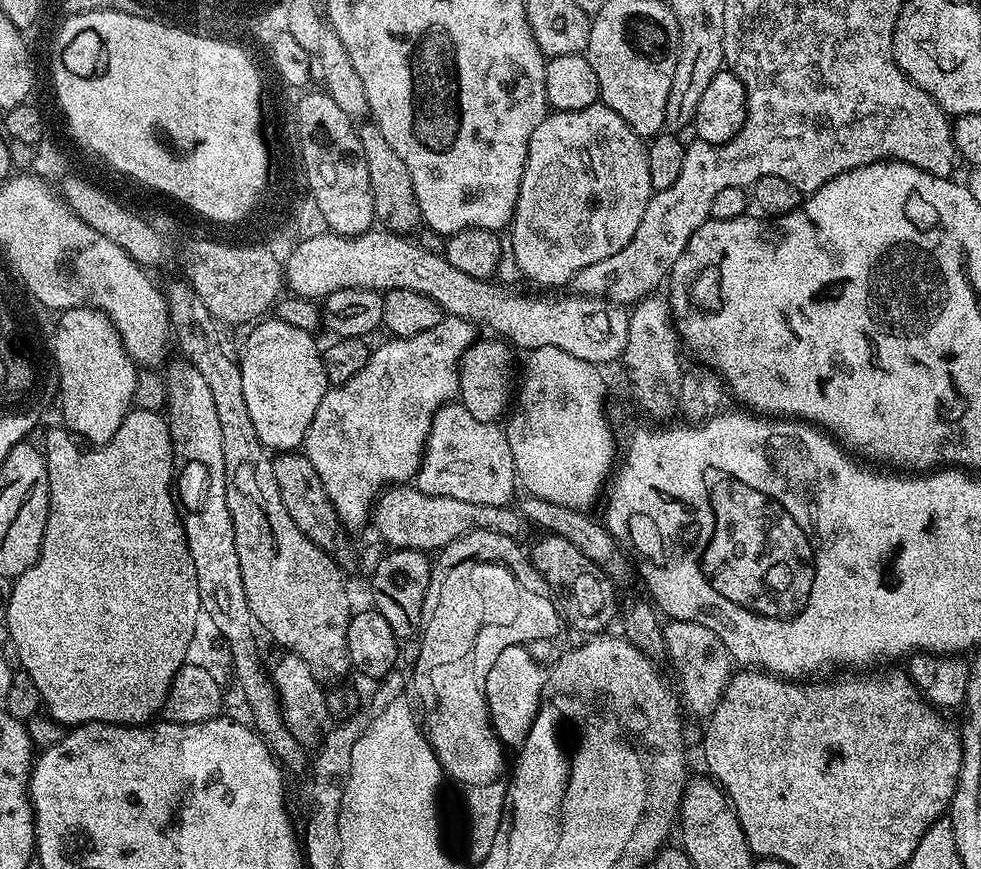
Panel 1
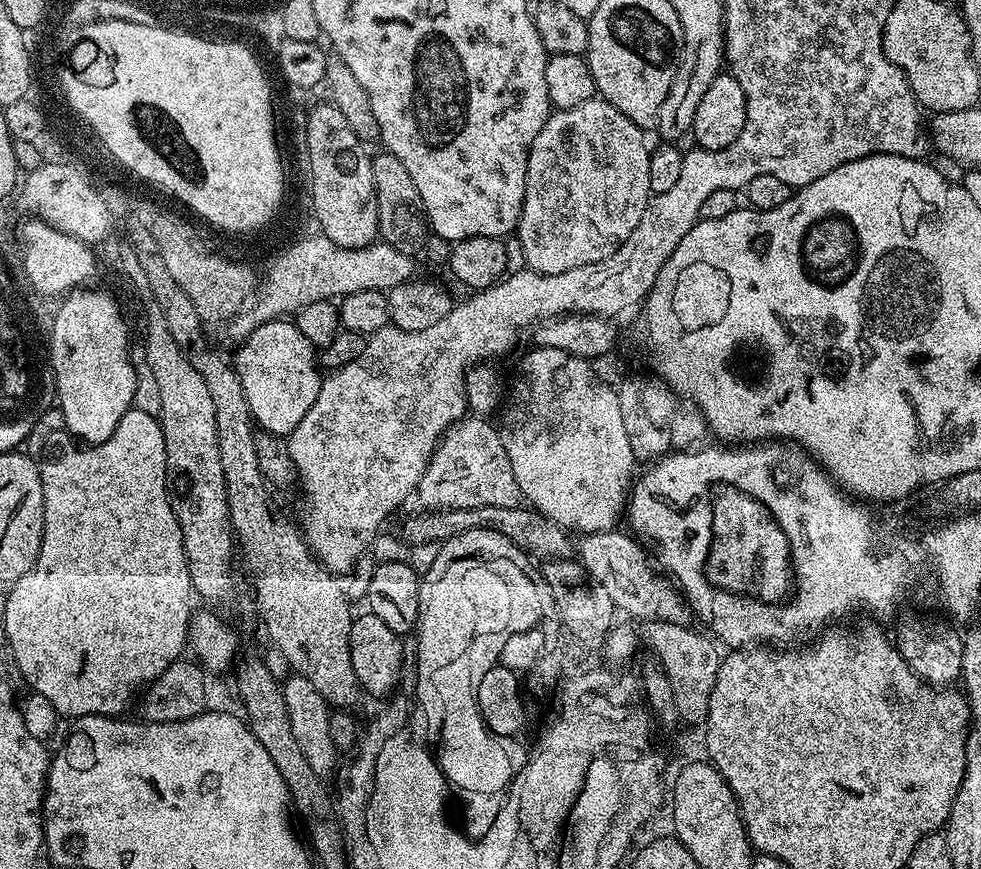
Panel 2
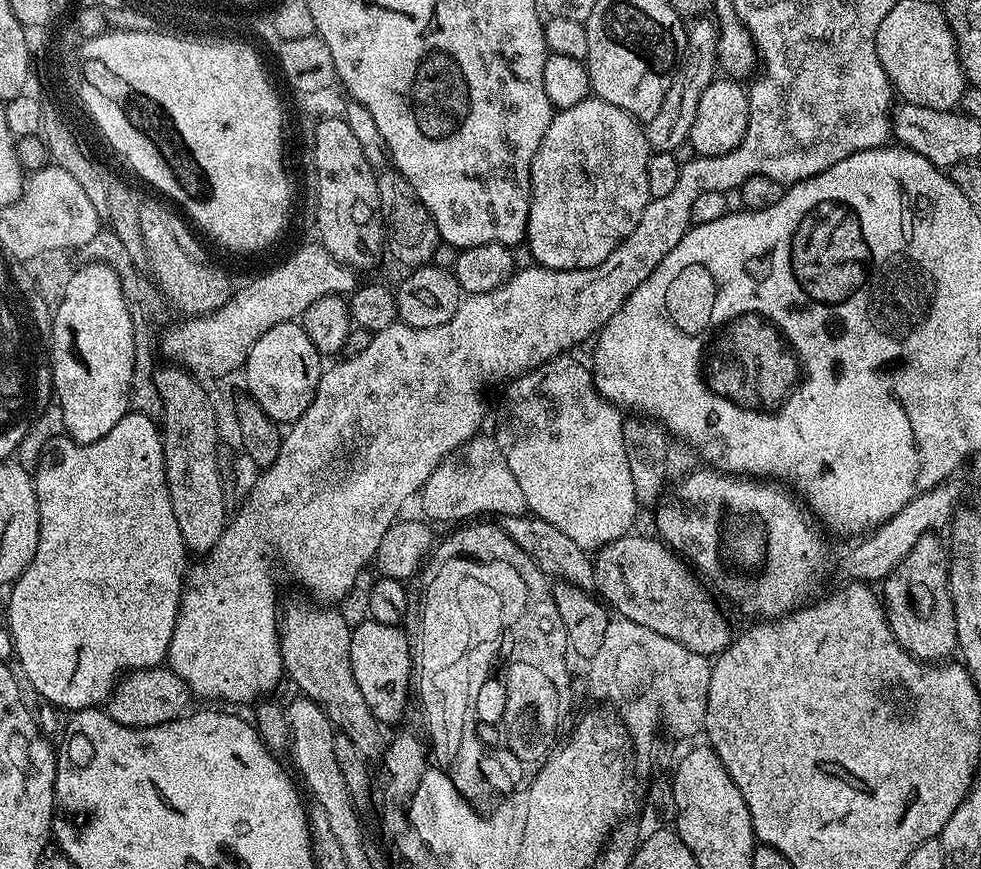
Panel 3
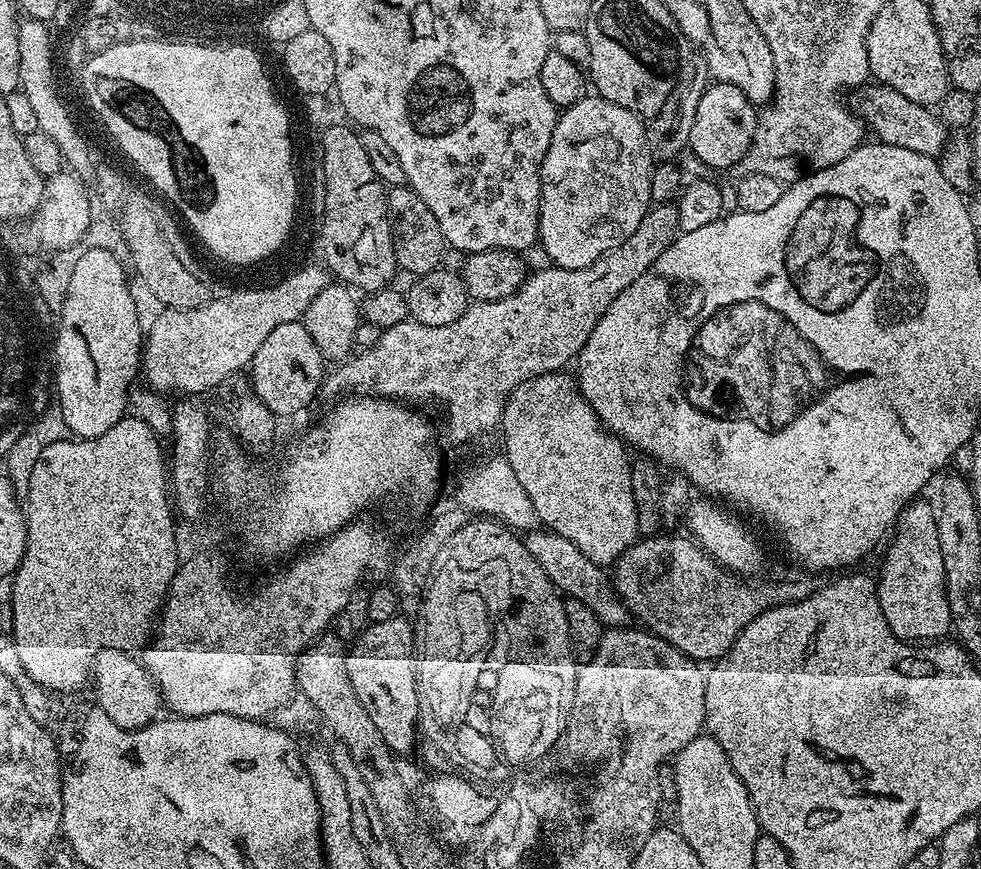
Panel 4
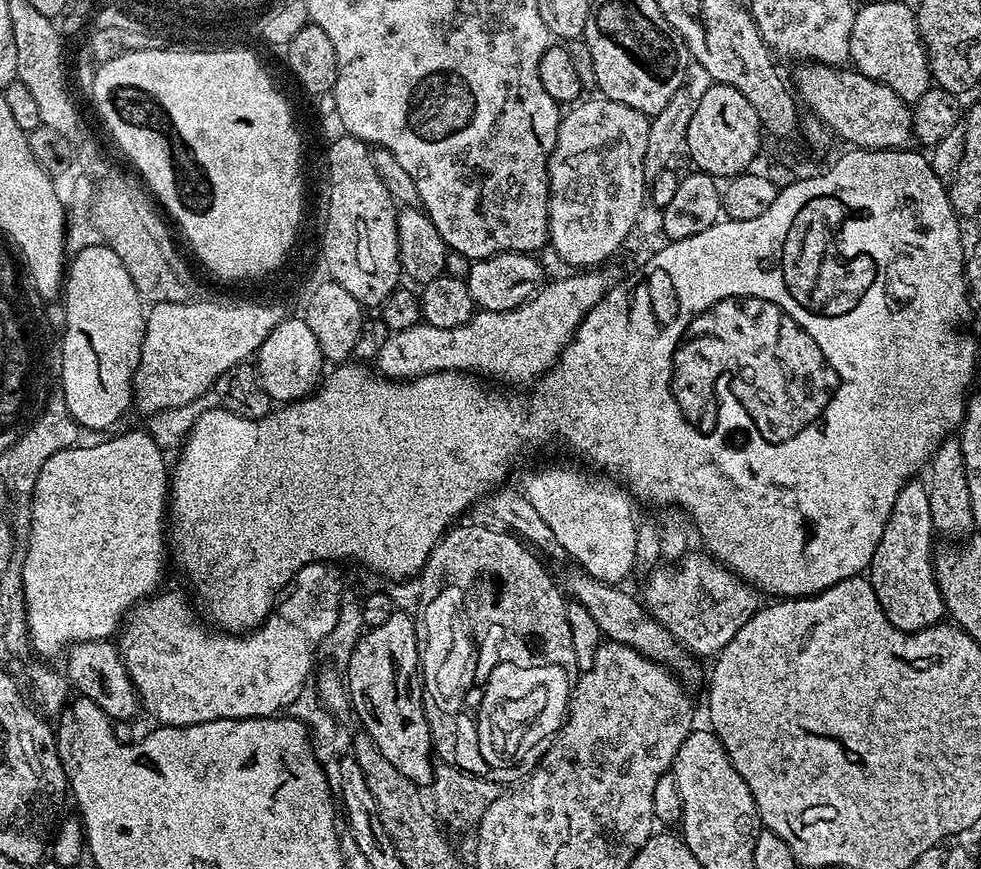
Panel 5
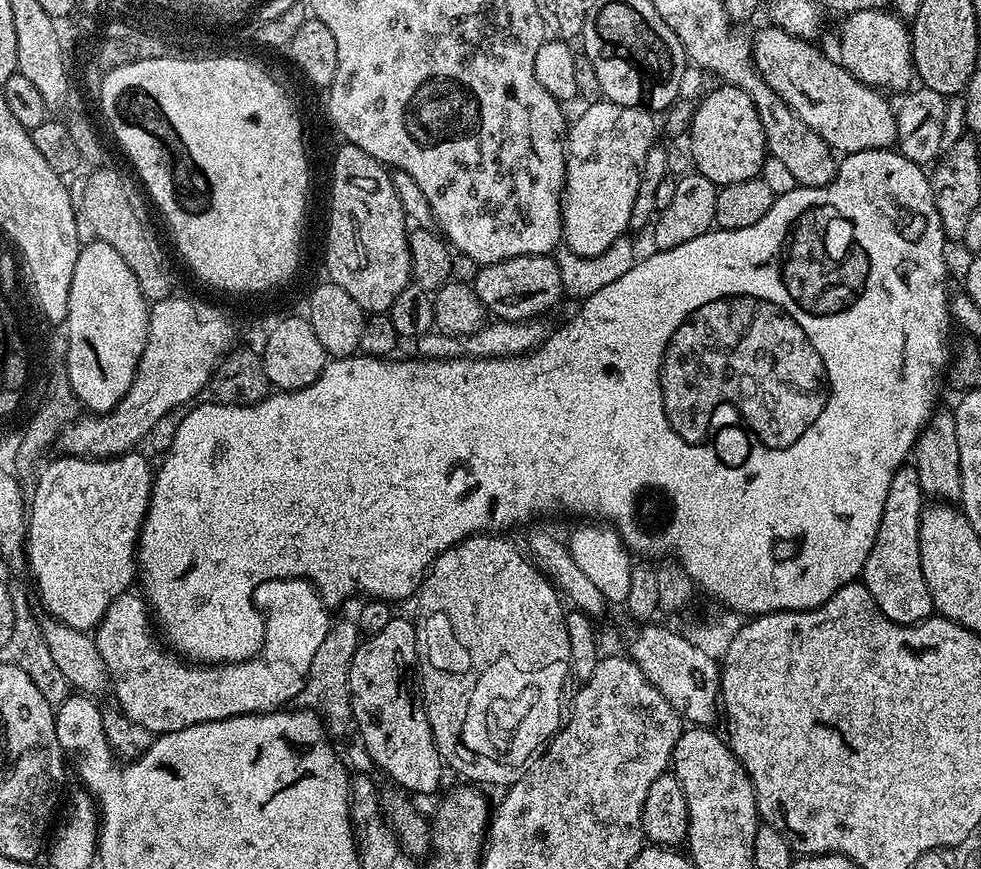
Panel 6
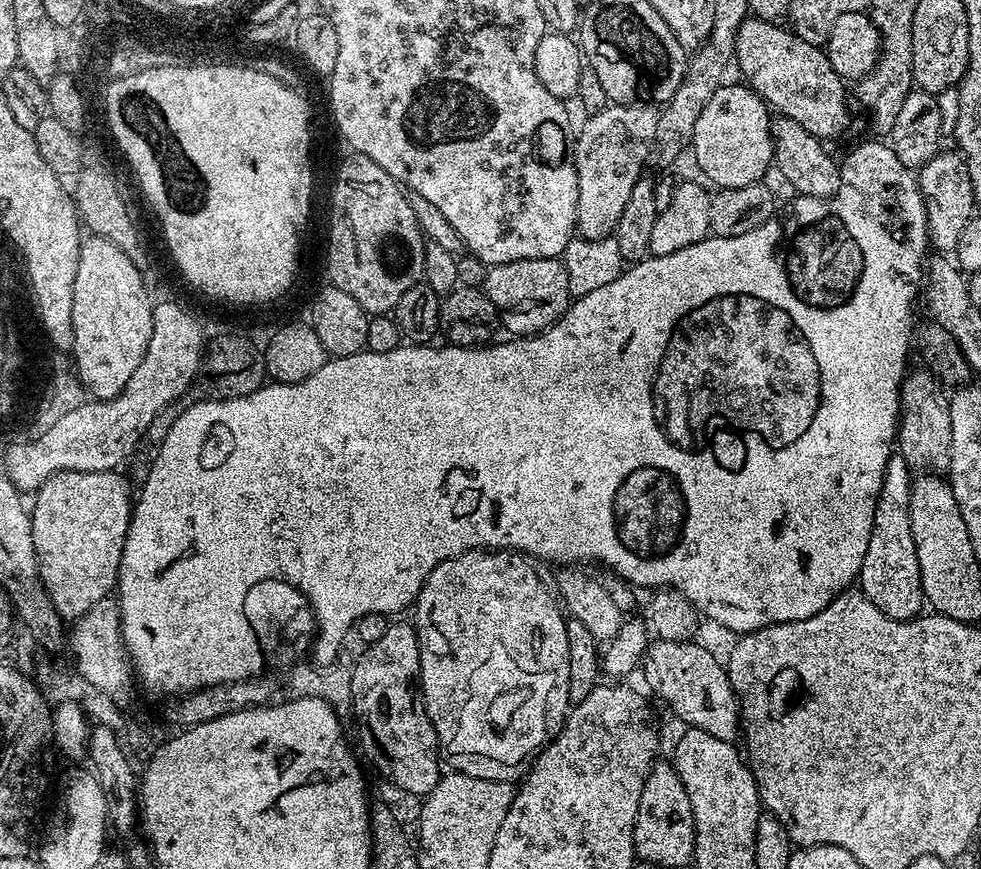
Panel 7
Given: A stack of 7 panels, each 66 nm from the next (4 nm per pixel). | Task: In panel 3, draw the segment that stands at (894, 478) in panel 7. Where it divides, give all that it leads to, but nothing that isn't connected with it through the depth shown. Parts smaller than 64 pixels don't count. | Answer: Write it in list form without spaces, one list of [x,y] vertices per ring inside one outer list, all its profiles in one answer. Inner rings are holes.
[[[927,534],[918,538],[913,548],[905,557],[902,557],[900,564],[882,581],[882,603],[884,613],[888,619],[890,630],[901,646],[915,656],[917,660],[925,662],[944,662],[948,656],[957,651],[956,631],[958,622],[954,622],[954,602],[952,601],[952,589],[948,587],[948,561],[950,559],[949,549],[945,541],[939,540],[939,535]]]

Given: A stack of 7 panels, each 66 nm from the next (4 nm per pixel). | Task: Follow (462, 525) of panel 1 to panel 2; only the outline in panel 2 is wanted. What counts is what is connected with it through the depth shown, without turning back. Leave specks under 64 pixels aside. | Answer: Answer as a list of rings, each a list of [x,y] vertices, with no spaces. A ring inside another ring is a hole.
[[[482,506],[481,508],[467,508],[466,510],[419,510],[413,516],[404,520],[404,525],[398,529],[399,535],[405,544],[411,546],[422,543],[440,544],[443,541],[454,538],[471,528],[485,528],[501,532],[514,546],[531,554],[533,557],[540,556],[541,561],[559,560],[573,555],[573,541],[568,541],[569,533],[550,518],[536,511],[531,506],[511,508],[510,506]],[[536,555],[536,556],[535,556]]]

